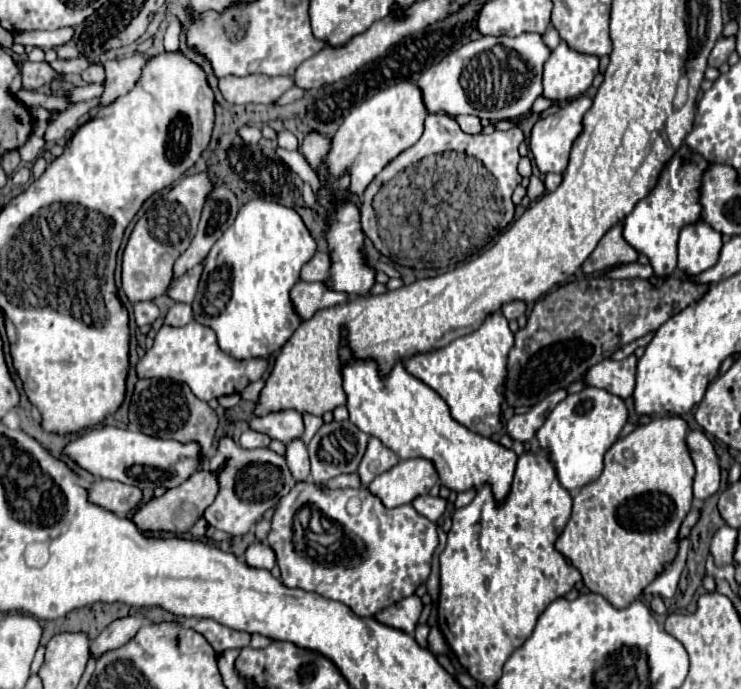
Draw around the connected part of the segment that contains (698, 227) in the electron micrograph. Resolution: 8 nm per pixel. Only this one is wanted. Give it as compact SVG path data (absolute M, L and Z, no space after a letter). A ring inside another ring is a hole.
M702 219L684 225L678 241L678 269L686 275L698 275L698 271L710 269L718 261L722 247L722 233L714 231Z

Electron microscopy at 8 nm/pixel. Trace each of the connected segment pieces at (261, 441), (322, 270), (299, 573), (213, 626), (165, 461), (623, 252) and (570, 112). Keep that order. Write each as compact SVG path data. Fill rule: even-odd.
M252 429L244 431L244 433L242 433L242 437L240 437L240 445L242 445L244 449L268 447L268 443L270 443L270 437L268 437L268 435L264 435L264 433L258 433L258 431L252 431Z
M316 253L304 267L300 273L302 281L324 281L328 277L330 271L330 257L328 253Z
M298 481L290 493L280 499L274 511L268 543L276 553L282 583L286 587L304 587L306 591L344 603L360 617L372 617L398 599L412 595L418 585L426 583L432 555L438 547L438 533L436 525L418 515L410 503L386 509L366 487L328 489L322 483ZM304 511L320 511L328 519L334 519L354 543L338 563L312 559L304 549L300 551L296 547L296 525L300 525L298 521Z
M200 619L194 623L194 629L208 639L208 643L214 647L216 653L224 653L228 649L242 649L248 647L250 643L248 633L234 631L214 619Z
M114 425L94 427L84 435L76 437L62 449L64 457L70 457L80 469L92 473L94 477L114 479L120 483L134 485L142 491L150 491L156 487L178 487L198 469L200 447L196 443L178 443L172 439L154 439L142 435L140 431L120 429Z
M616 225L600 239L594 253L584 261L582 273L586 273L586 275L602 273L616 265L634 263L636 257L638 257L638 253L622 239L622 225Z
M582 95L578 99L572 99L564 105L560 105L560 109L554 115L536 121L536 125L532 129L532 137L530 137L530 151L534 155L534 161L536 161L536 167L540 169L540 173L550 173L550 171L562 173L566 169L570 147L582 131L582 117L590 109L590 105L592 105L592 99Z

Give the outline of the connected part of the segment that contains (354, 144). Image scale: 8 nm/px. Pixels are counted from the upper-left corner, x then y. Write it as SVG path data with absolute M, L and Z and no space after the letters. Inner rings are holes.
M400 81L392 87L379 89L374 95L350 109L342 127L332 137L332 149L326 157L326 171L334 177L342 175L348 167L350 171L350 193L362 195L368 183L404 149L412 147L424 129L424 119L428 111L424 107L422 91L412 81Z

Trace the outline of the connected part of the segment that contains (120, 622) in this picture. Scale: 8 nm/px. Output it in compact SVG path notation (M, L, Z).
M128 615L128 617L122 617L122 619L116 619L112 621L98 637L96 641L92 643L92 655L102 655L110 649L118 649L122 647L124 643L128 643L136 633L138 629L142 627L144 623L144 617L138 617L138 615Z

